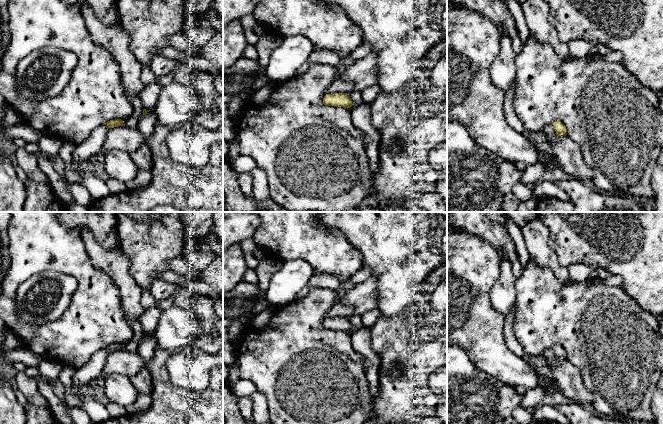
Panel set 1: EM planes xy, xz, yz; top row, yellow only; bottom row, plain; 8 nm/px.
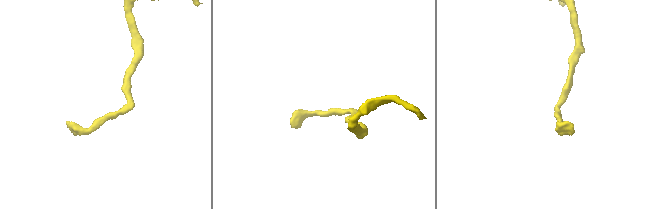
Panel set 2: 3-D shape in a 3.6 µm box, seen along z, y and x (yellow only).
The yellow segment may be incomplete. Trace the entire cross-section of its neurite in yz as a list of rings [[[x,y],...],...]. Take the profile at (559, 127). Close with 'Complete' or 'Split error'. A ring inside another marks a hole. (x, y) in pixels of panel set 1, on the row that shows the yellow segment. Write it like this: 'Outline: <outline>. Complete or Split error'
Outline: [[[556,121],[556,122],[552,123],[552,125],[553,125],[557,135],[563,135],[563,136],[567,135],[567,129],[562,122]]]. Complete

